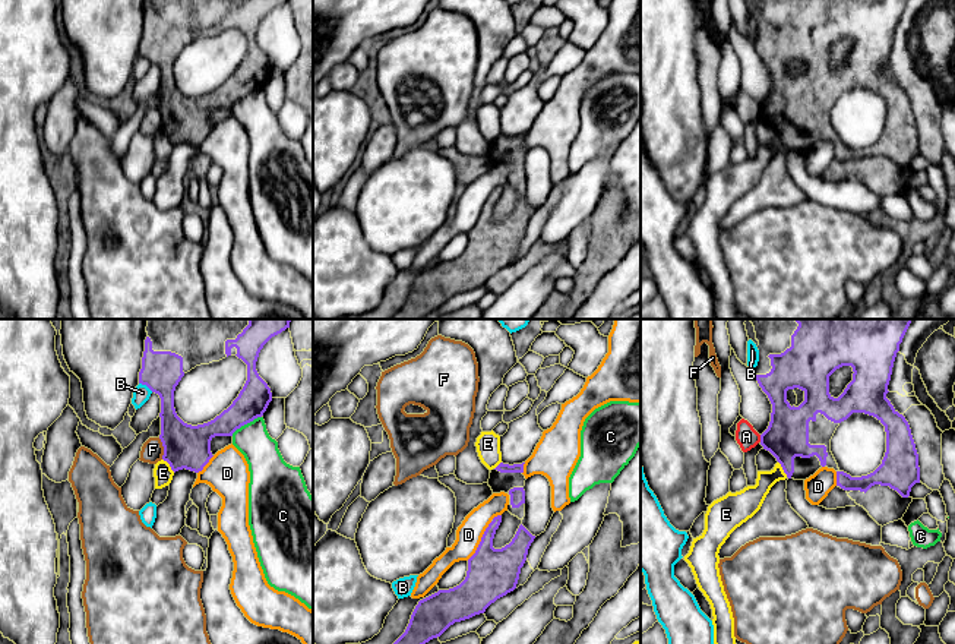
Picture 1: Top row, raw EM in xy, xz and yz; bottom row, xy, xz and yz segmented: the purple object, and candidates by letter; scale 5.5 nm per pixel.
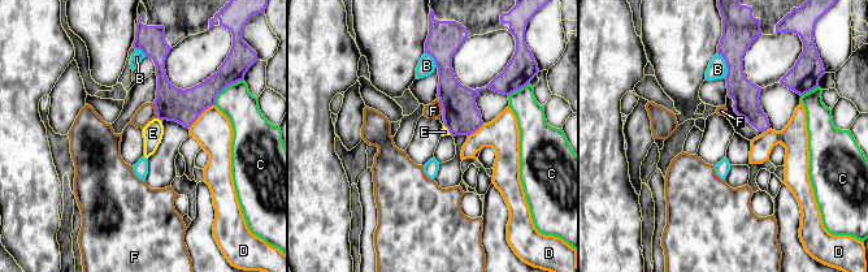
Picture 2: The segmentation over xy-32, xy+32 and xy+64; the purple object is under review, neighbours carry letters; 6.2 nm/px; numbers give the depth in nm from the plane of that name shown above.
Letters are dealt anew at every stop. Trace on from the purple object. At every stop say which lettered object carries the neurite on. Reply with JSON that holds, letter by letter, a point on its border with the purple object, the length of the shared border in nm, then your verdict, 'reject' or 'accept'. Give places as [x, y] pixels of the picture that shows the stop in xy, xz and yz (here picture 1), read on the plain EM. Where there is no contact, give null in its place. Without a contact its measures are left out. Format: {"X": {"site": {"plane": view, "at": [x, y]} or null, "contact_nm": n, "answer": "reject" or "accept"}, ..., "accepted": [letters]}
{"A": {"site": {"plane": "yz", "at": [761, 110]}, "contact_nm": 40, "answer": "reject"}, "B": {"site": {"plane": "xy", "at": [146, 57]}, "contact_nm": 90, "answer": "reject"}, "C": {"site": {"plane": "xy", "at": [246, 95]}, "contact_nm": 200, "answer": "reject"}, "D": {"site": {"plane": "xz", "at": [481, 212]}, "contact_nm": 260, "answer": "reject"}, "E": {"site": {"plane": "xy", "at": [170, 138]}, "contact_nm": 100, "answer": "reject"}, "F": {"site": {"plane": "xy", "at": [164, 120]}, "contact_nm": 120, "answer": "reject"}, "accepted": []}

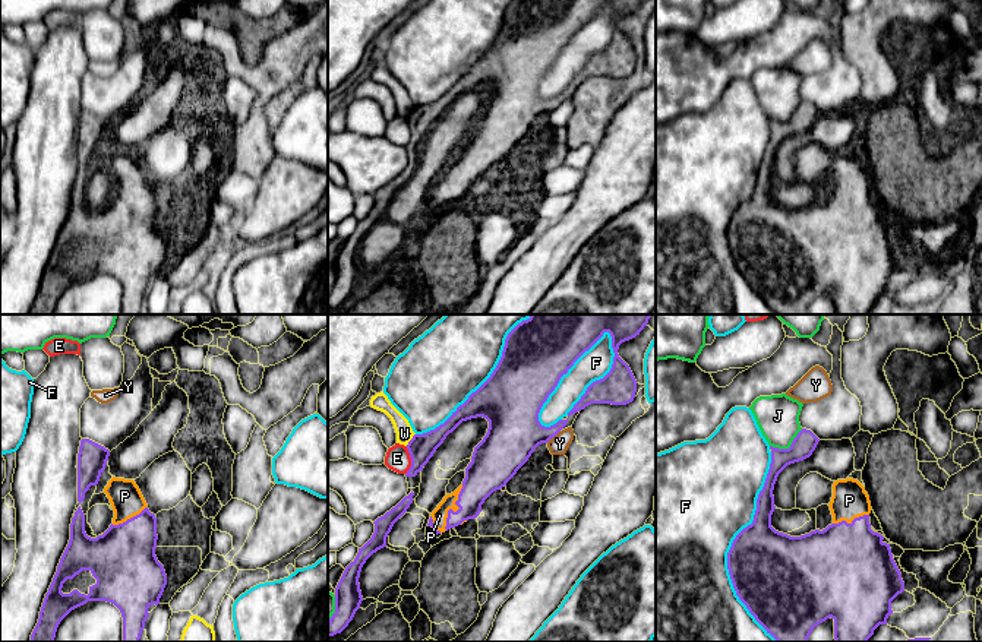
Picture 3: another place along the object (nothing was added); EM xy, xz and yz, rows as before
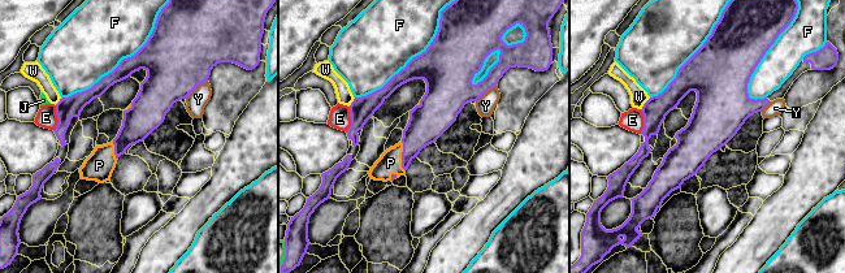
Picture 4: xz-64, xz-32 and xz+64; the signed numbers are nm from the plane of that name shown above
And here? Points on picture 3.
{"E": {"site": {"plane": "xz", "at": [411, 133]}, "contact_nm": 160, "answer": "reject"}, "F": {"site": {"plane": "xz", "at": [561, 48]}, "contact_nm": 650, "answer": "reject"}, "J": {"site": {"plane": "yz", "at": [789, 120]}, "contact_nm": 200, "answer": "reject"}, "P": {"site": {"plane": "xz", "at": [457, 183]}, "contact_nm": 280, "answer": "accept"}, "W": {"site": {"plane": "xz", "at": [411, 111]}, "contact_nm": 90, "answer": "reject"}, "Y": {"site": {"plane": "xz", "at": [552, 110]}, "contact_nm": 100, "answer": "reject"}, "accepted": ["P"]}

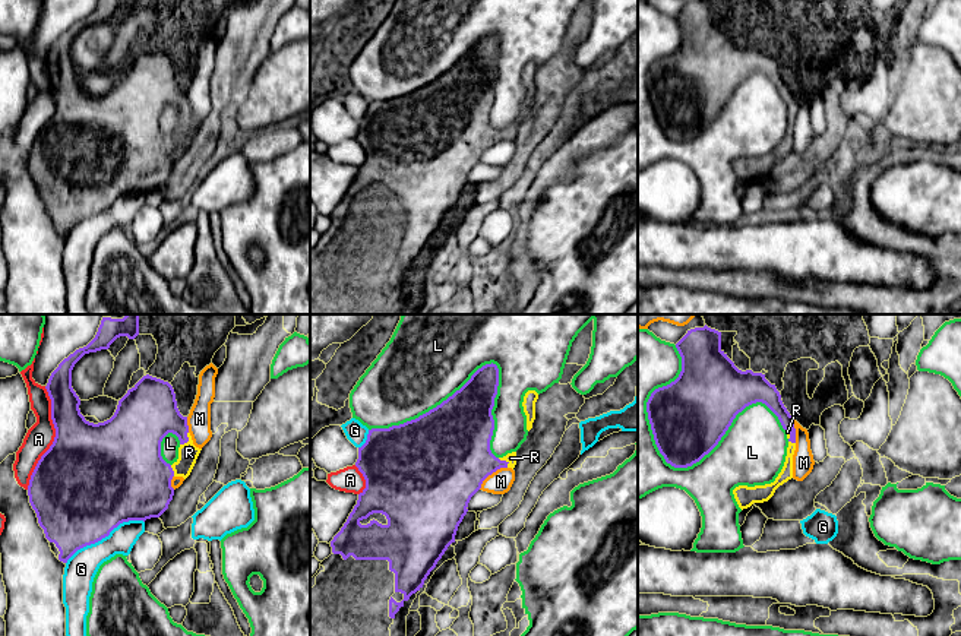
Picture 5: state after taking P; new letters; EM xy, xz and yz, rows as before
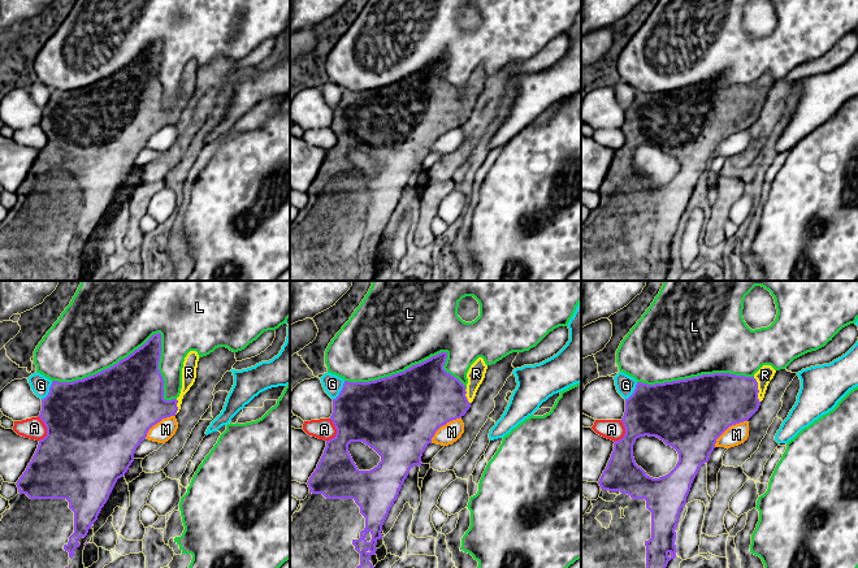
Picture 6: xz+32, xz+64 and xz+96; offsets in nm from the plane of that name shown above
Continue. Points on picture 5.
{"A": {"site": {"plane": "xy", "at": [54, 110]}, "contact_nm": 600, "answer": "reject"}, "G": {"site": {"plane": "xy", "at": [104, 209]}, "contact_nm": 500, "answer": "reject"}, "L": {"site": {"plane": "yz", "at": [704, 127]}, "contact_nm": 800, "answer": "reject"}, "M": {"site": {"plane": "xz", "at": [490, 146]}, "contact_nm": 200, "answer": "reject"}, "R": {"site": {"plane": "xy", "at": [187, 113]}, "contact_nm": 90, "answer": "accept"}, "accepted": ["R"]}

